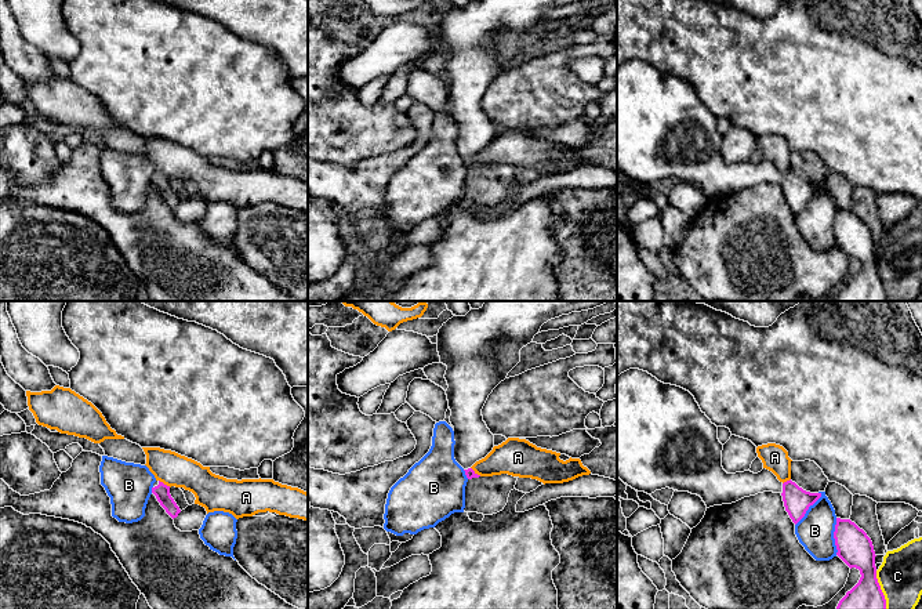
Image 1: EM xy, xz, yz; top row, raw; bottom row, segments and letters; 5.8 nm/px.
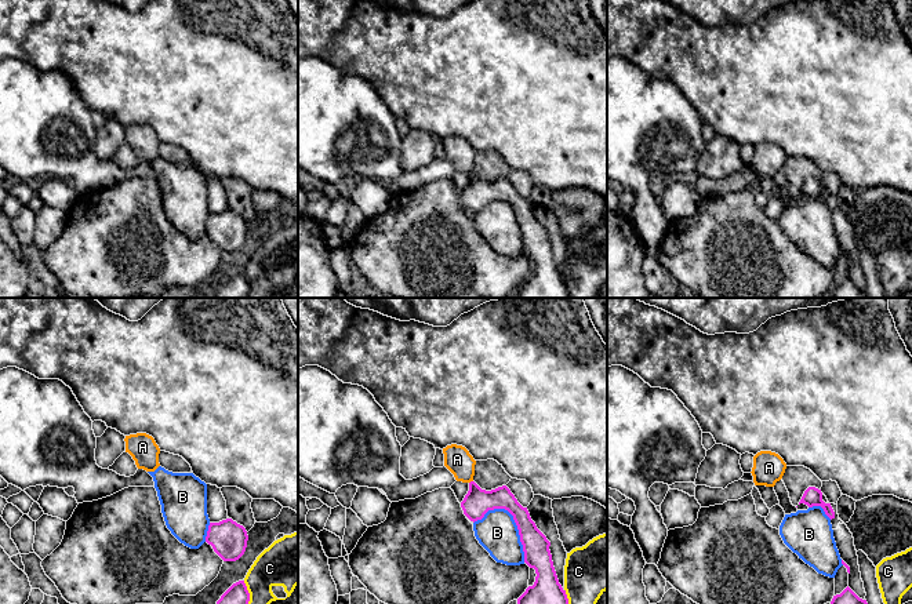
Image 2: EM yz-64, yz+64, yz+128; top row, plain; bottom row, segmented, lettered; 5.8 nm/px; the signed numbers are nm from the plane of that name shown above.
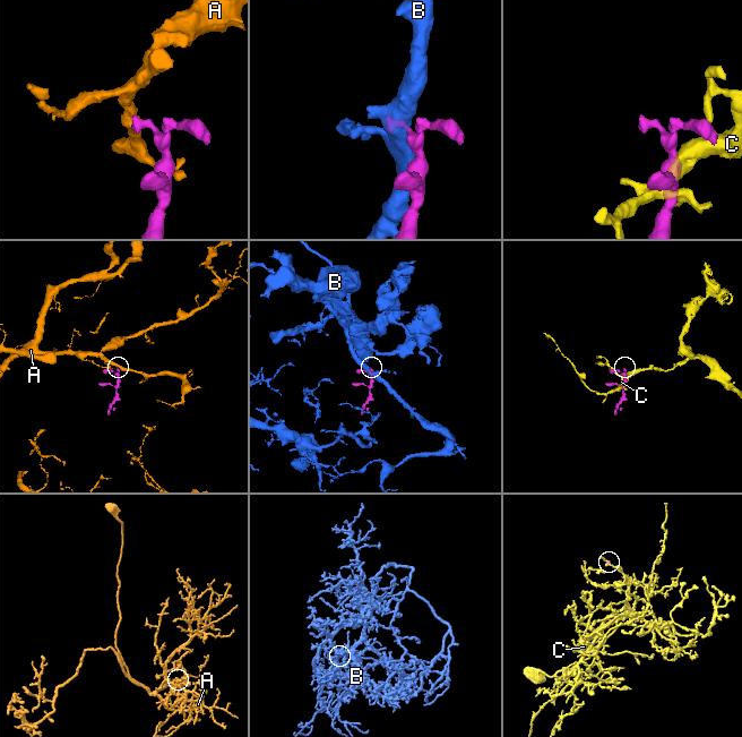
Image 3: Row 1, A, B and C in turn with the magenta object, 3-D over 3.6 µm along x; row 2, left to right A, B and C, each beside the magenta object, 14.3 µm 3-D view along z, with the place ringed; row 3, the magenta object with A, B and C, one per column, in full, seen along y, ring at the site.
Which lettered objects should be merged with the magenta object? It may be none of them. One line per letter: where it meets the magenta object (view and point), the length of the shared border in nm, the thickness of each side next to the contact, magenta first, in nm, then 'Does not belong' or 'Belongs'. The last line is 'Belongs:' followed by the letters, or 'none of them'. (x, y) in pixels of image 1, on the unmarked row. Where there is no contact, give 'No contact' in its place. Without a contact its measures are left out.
A: Touches magenta at xy (163, 174). Shared border 80 nm. Thickness 90 nm (magenta) against 190 nm. Does not belong
B: Touches magenta at yz (834, 227). Shared border 220 nm. Thickness 200 nm (magenta) against 220 nm. Does not belong
C: Touches magenta at yz (881, 281). Shared border 240 nm. Thickness 280 nm (magenta) against 260 nm. Does not belong
Belongs: none of them

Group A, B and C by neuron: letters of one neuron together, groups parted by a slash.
A / B / C

